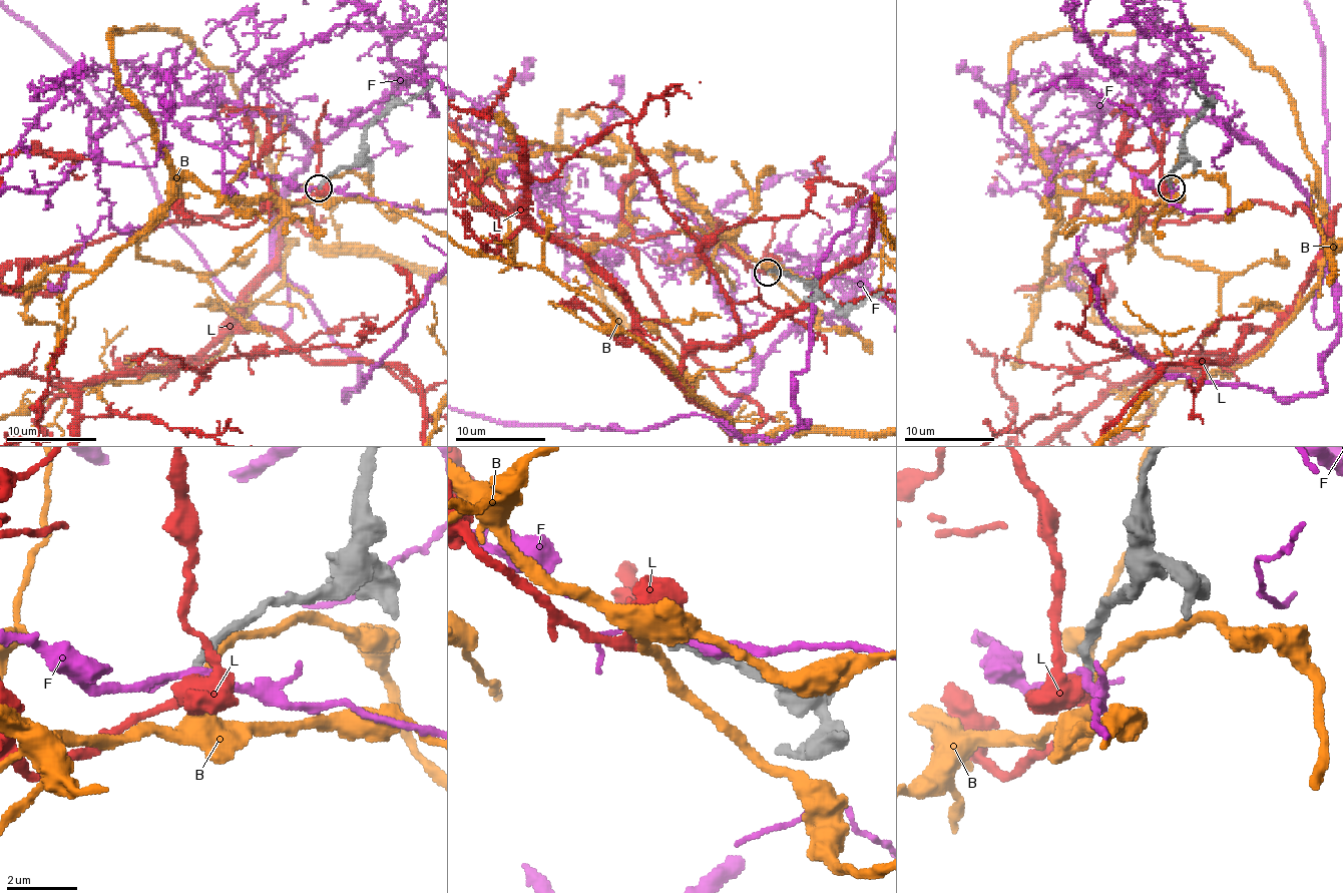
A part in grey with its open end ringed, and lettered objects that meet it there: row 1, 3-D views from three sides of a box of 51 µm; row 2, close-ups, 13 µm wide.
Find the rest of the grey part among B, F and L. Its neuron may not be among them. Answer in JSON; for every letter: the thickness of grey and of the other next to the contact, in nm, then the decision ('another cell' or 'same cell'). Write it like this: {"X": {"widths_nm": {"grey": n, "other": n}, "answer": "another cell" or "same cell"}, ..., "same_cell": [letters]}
{"B": {"widths_nm": {"grey": 260, "other": 260}, "answer": "another cell"}, "F": {"widths_nm": {"grey": 300, "other": 160}, "answer": "another cell"}, "L": {"widths_nm": {"grey": 240, "other": 340}, "answer": "same cell"}, "same_cell": ["L"]}

